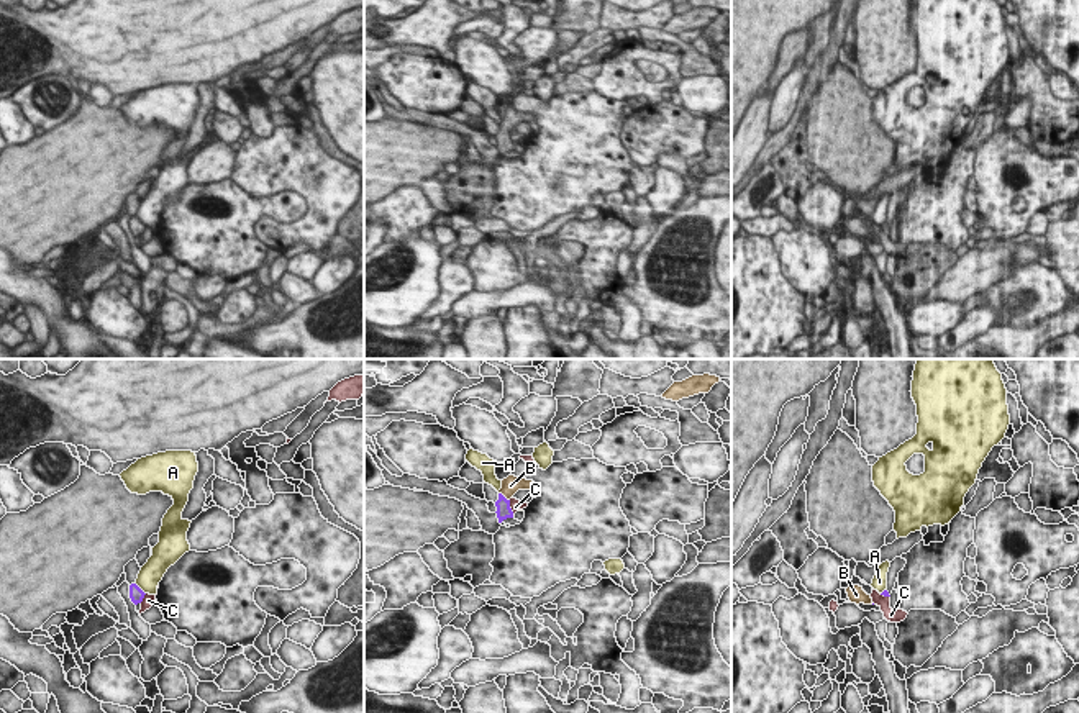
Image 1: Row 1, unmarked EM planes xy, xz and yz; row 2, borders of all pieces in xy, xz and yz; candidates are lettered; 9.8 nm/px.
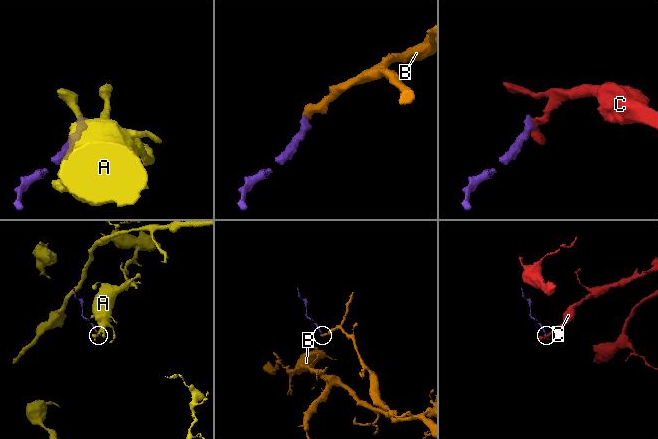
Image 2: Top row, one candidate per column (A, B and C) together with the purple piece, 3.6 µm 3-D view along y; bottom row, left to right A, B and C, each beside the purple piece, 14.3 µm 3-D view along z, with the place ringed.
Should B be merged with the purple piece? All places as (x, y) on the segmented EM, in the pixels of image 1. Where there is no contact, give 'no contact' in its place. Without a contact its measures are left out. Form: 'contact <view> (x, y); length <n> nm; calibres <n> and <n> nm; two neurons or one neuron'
contact xz (502, 495); length 140 nm; calibres 140 and 180 nm; one neuron

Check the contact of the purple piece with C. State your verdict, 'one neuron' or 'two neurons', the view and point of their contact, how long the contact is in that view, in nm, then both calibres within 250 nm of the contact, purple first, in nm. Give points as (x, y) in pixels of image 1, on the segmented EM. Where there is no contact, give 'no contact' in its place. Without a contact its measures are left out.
two neurons; contact xz (510, 508); length 170 nm; calibres 140 and 120 nm

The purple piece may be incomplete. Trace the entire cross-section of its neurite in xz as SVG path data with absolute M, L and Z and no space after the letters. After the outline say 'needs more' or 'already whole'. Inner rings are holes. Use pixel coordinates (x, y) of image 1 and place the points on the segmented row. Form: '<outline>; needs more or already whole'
M508 475L502 480L502 488L499 490L499 500L495 502L497 506L497 518L502 523L507 518L513 518L513 511L510 508L510 500L518 490L531 490L535 488L533 480L518 479L515 475Z; needs more

